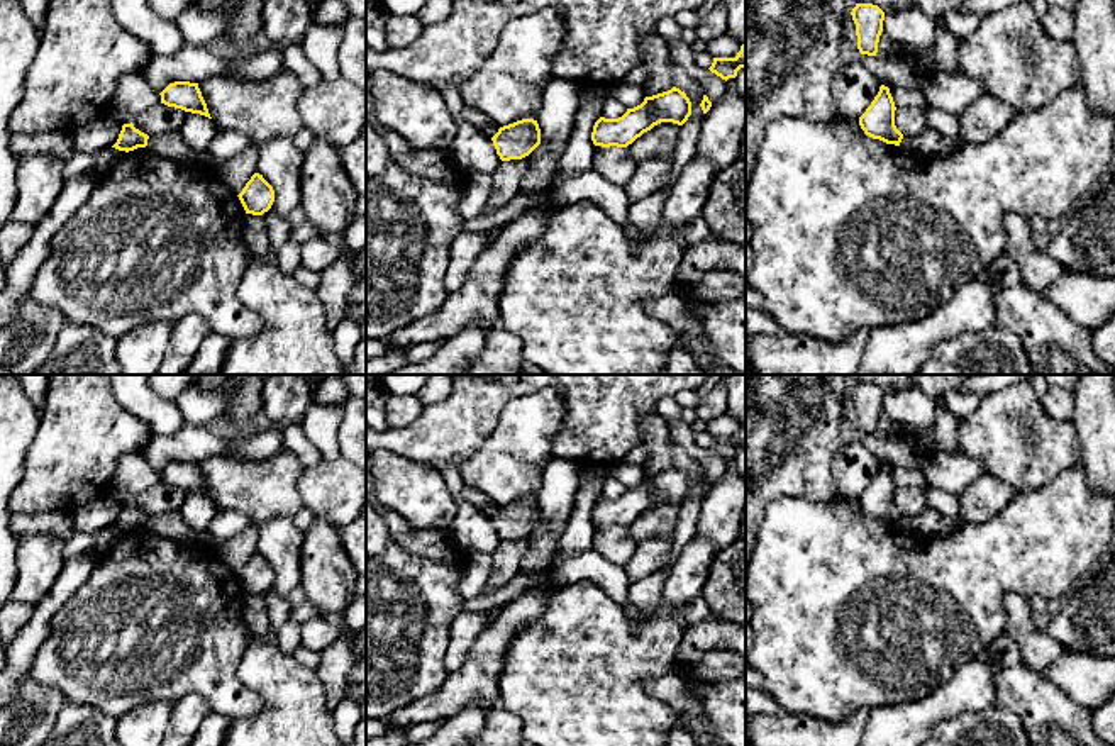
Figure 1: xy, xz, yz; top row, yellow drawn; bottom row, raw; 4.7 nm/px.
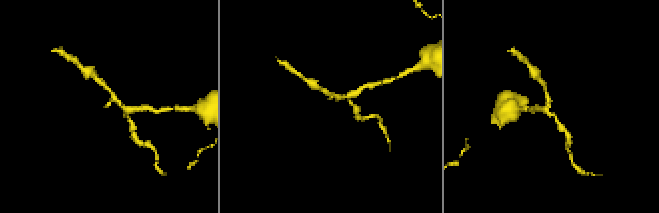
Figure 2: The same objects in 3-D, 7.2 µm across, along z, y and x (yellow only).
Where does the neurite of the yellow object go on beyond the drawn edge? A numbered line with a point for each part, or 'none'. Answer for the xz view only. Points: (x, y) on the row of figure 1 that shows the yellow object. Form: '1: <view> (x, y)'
none

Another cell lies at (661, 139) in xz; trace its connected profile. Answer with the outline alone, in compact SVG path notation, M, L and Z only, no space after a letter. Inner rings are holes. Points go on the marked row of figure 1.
M661 122L654 125L651 131L644 132L625 148L629 159L637 164L654 156L673 158L680 136L680 127L681 125L673 122Z

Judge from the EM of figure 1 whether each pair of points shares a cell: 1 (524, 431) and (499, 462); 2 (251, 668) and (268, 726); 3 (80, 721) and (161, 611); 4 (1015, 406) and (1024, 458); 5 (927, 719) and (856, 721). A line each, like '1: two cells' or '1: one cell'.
1: one cell
2: one cell
3: two cells
4: one cell
5: two cells

